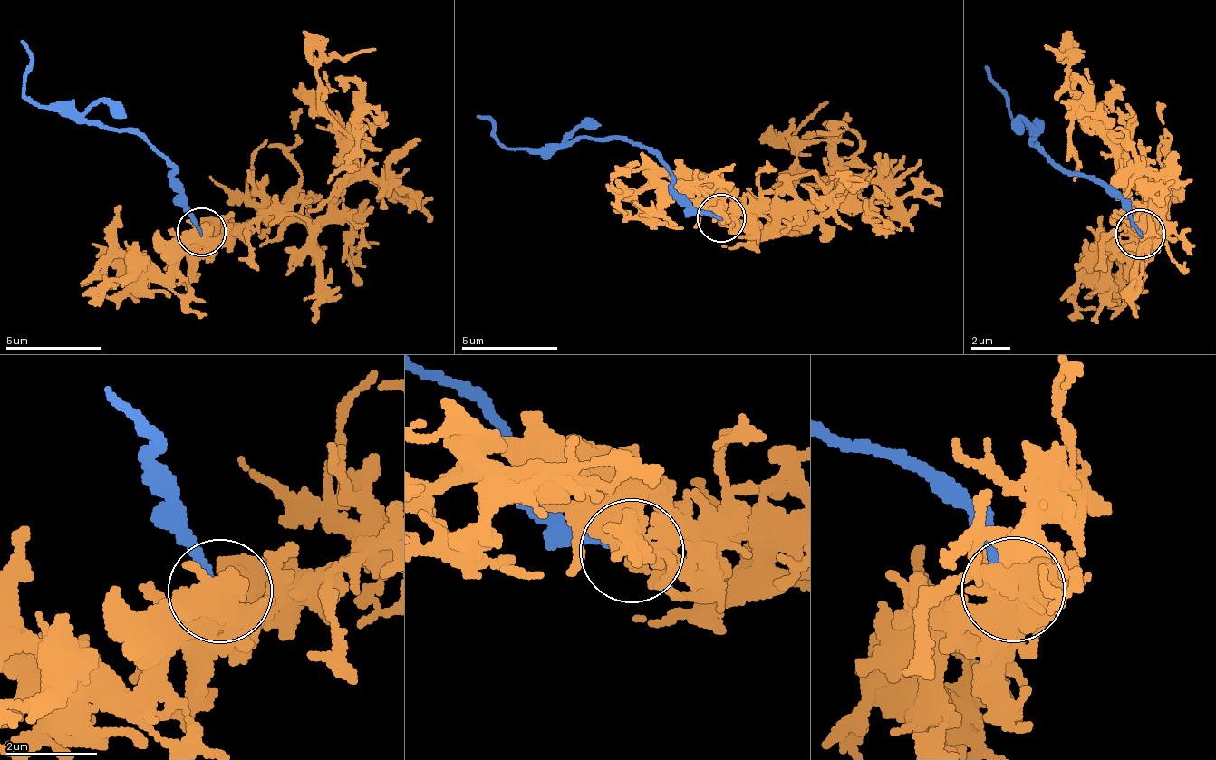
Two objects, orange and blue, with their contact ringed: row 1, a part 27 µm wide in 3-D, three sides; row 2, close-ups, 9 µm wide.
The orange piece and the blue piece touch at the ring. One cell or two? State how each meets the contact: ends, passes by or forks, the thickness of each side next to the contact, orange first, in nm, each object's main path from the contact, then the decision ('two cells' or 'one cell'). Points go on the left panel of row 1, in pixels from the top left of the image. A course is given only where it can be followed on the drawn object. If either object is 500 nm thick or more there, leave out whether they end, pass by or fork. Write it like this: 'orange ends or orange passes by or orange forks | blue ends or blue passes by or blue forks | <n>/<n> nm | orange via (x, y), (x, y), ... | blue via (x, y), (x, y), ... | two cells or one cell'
orange ends | blue ends | 360/220 nm | orange via (205, 230), (238, 235), (255, 221), (316, 222), (328, 211), (353, 140), (323, 106), (315, 71), (374, 51) | blue via (200, 230), (175, 174), (156, 147), (134, 131), (106, 131), (37, 107), (25, 91), (22, 42) | two cells

